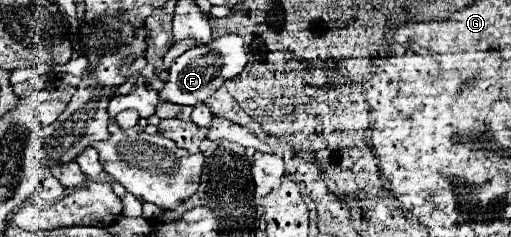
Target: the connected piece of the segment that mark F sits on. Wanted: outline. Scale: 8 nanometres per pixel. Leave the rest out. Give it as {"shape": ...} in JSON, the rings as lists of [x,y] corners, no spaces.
{"shape":[[[226,34],[210,44],[198,46],[176,58],[170,66],[170,78],[160,92],[160,100],[184,104],[184,106],[196,106],[198,102],[204,102],[208,96],[212,96],[226,80],[236,78],[244,66],[248,64],[248,52],[244,50],[244,40],[238,34]]]}

